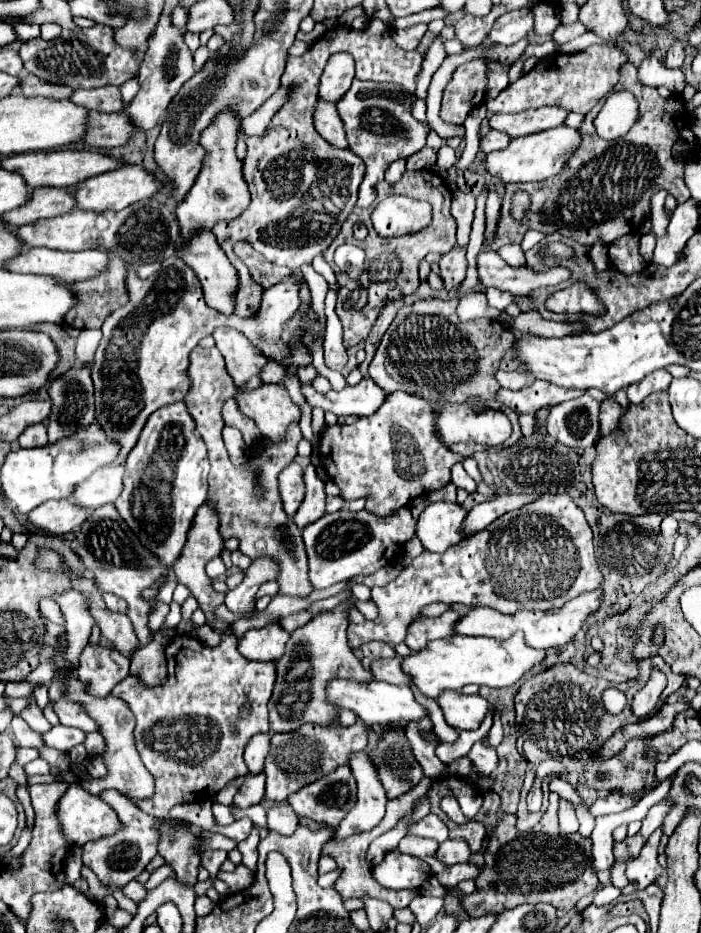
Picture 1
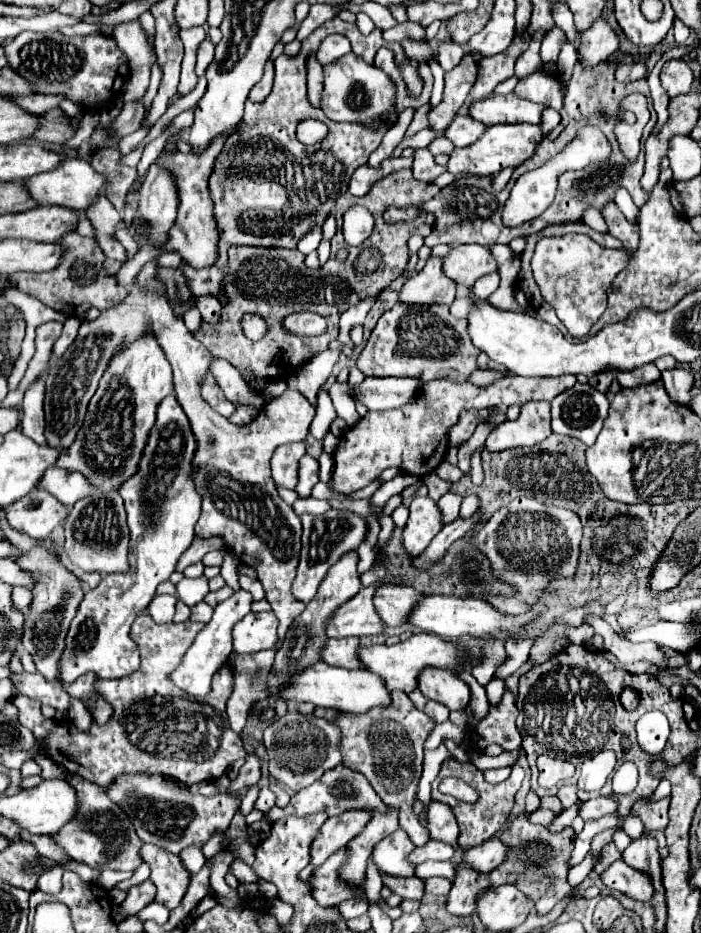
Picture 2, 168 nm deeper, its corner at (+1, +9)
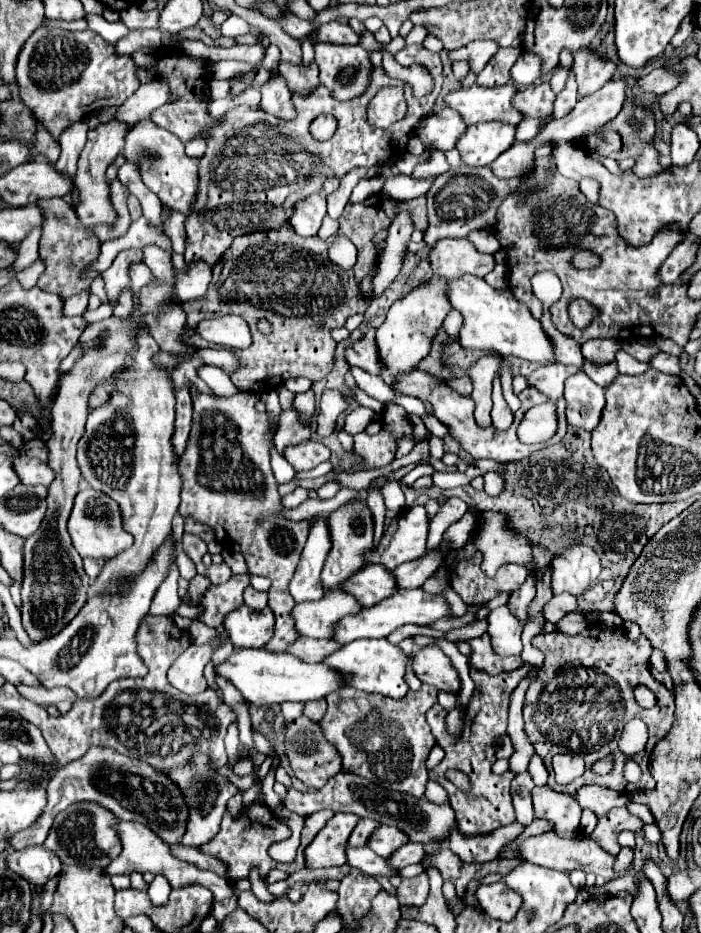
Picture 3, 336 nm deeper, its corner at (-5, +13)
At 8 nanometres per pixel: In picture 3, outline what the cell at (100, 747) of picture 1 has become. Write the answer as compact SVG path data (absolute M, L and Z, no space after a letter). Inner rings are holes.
M20 685L18 691L20 691L24 697L28 697L28 699L40 703L40 705L54 705L54 703L64 701L64 699L68 699L68 701L74 701L74 699L76 699L76 697L72 695L72 691L68 691L68 687L60 687L60 689L44 689L44 687L28 687L28 685Z

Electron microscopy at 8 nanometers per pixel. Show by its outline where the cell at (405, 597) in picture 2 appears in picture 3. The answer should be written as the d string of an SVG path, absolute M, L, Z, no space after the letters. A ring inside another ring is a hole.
M366 565L362 571L352 575L346 583L340 587L346 593L352 593L358 603L364 607L374 607L382 599L388 599L388 595L394 595L398 591L396 577L392 571L380 565Z

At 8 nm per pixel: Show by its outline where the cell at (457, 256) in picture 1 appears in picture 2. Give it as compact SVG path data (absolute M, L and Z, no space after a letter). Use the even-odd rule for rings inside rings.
M430 259L420 273L414 273L402 287L398 301L404 305L452 305L456 285L442 275L442 259Z

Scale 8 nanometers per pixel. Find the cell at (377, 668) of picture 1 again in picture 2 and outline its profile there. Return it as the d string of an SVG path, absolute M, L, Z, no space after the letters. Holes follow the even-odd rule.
M354 637L326 639L326 643L320 651L320 659L332 667L362 669L362 663L358 663L356 651L358 651L358 641Z

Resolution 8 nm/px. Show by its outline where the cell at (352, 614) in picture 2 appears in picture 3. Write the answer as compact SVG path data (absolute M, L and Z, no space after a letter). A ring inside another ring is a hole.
M332 591L320 601L298 603L292 611L292 619L300 635L330 639L332 627L336 627L338 619L344 619L344 615L356 615L356 611L362 609L364 607L360 607L360 603L356 603L346 591Z

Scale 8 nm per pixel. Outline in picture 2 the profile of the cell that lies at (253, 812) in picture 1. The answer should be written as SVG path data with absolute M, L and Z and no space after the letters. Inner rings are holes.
M338 765L332 771L328 771L322 779L318 779L316 783L312 783L310 787L306 787L300 793L292 795L290 803L284 809L279 811L277 806L274 806L267 812L264 812L264 816L275 822L282 815L304 817L304 815L312 815L312 813L320 813L320 811L324 811L326 815L340 815L340 813L350 811L350 809L364 809L364 811L374 811L374 813L386 813L386 811L390 811L390 807L382 803L382 799L376 795L376 791L370 787L370 783L366 783L364 775L358 775L356 771L350 771L348 767Z

